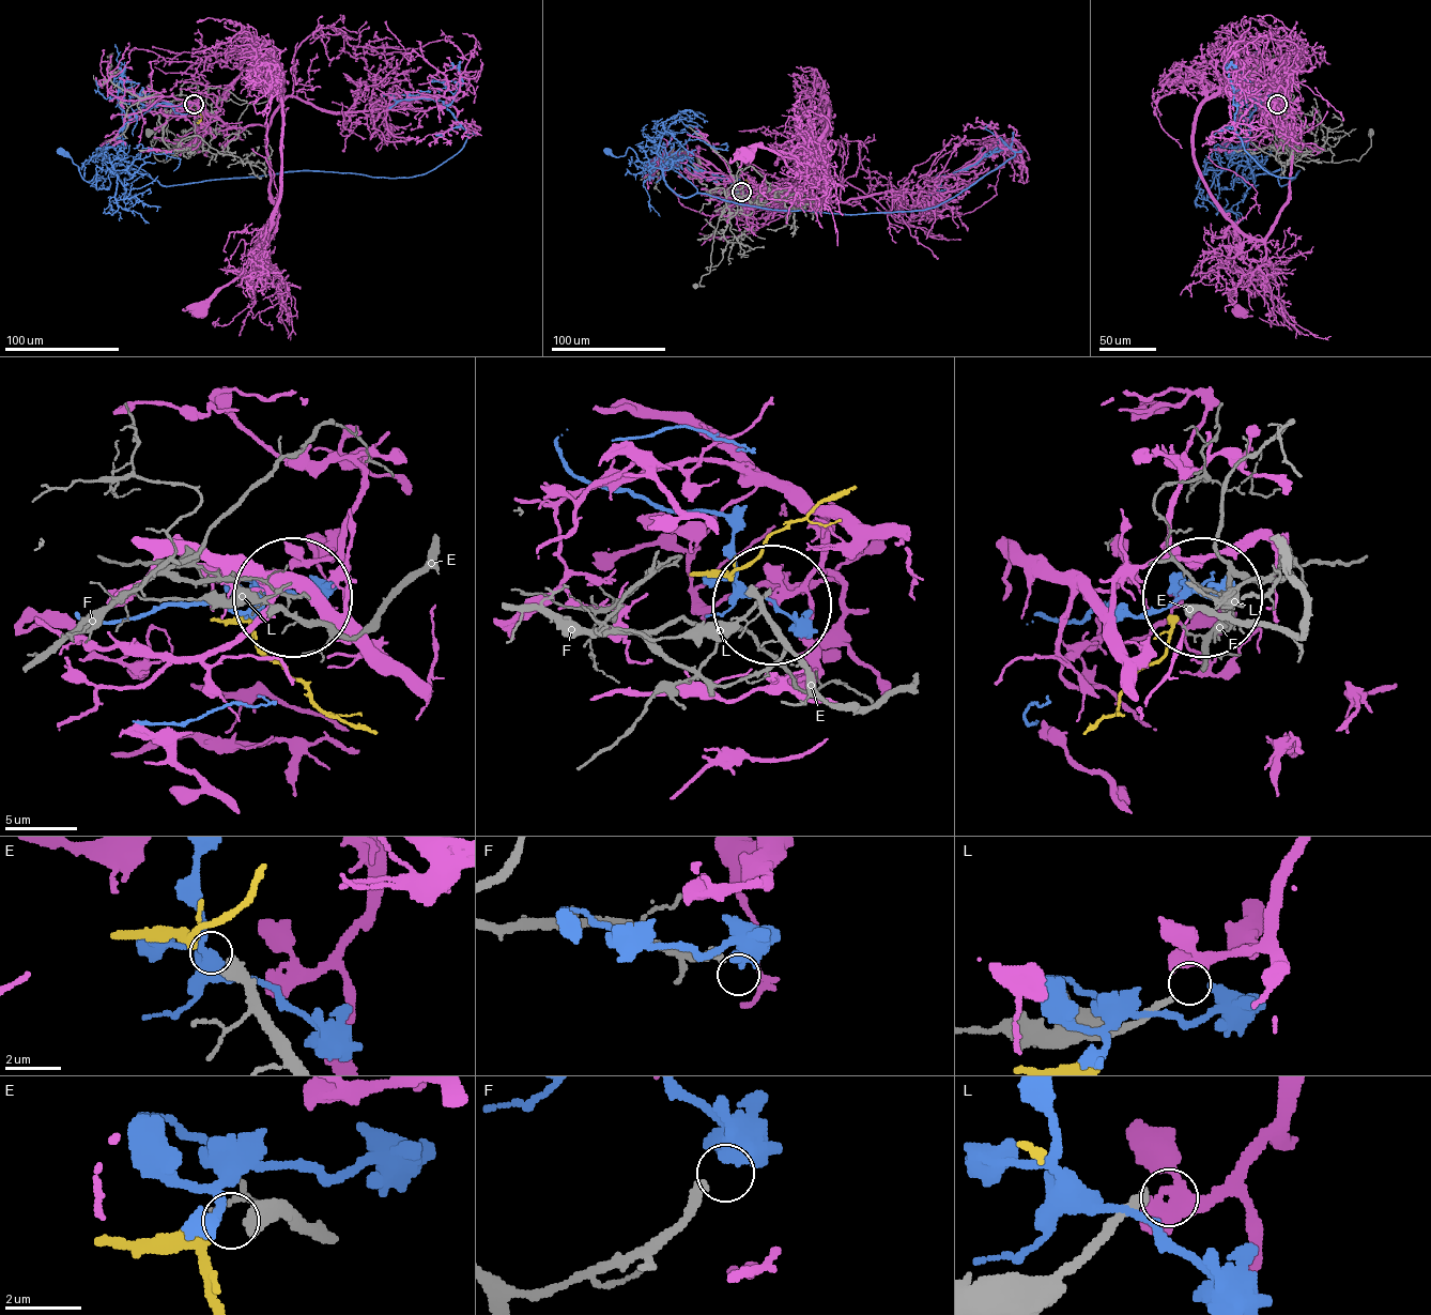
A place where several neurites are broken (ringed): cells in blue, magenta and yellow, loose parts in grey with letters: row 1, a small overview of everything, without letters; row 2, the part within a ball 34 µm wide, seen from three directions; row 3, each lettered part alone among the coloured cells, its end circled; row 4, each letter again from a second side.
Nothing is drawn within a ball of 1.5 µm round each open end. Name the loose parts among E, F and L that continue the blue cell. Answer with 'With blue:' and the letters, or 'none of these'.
With blue: none of these

